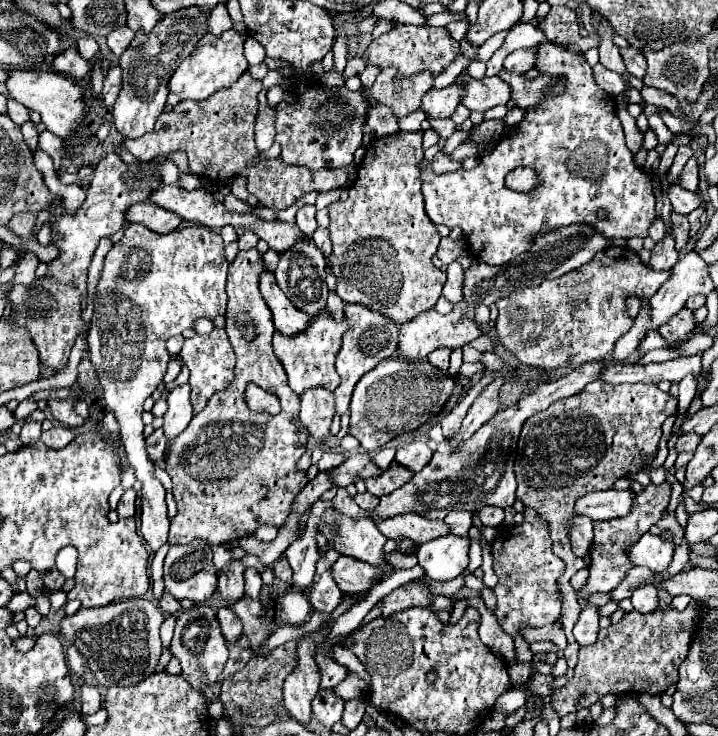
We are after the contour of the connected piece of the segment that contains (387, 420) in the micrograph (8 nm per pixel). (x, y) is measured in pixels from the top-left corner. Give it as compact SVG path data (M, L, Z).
M388 358L364 374L354 388L350 402L350 434L366 452L374 452L402 432L414 430L438 414L454 390L454 380L436 370L426 358L418 362L400 362Z

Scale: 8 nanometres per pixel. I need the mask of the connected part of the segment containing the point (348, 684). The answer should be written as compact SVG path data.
M350 672L346 679L334 687L334 692L344 700L363 698L366 684L357 673Z

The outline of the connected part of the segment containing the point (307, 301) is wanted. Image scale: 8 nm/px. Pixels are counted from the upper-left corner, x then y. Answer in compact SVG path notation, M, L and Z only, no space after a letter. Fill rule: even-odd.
M302 238L300 242L296 242L296 246L292 246L290 250L280 254L280 262L276 266L276 282L282 288L282 292L288 296L288 300L302 312L306 314L316 314L326 306L326 296L328 296L328 288L326 288L326 272L324 272L326 260L322 256L322 252L316 248L316 244L308 238Z

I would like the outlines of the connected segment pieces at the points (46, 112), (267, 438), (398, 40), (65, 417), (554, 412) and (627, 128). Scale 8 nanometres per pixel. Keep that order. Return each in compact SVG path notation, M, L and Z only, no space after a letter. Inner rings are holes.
M12 70L12 72L8 72L8 78L4 84L8 88L8 94L16 102L38 112L42 116L42 122L46 124L46 128L60 138L66 138L82 122L82 116L84 116L82 88L76 82L72 82L70 78L64 78L64 76L48 72L48 70L44 70L44 72L42 70L40 72L38 70Z
M256 248L238 252L236 260L230 264L228 270L228 308L226 308L226 332L232 342L232 348L236 352L236 378L232 384L222 390L220 394L214 394L208 402L208 406L192 418L188 428L172 442L166 456L166 472L172 478L172 494L178 504L178 514L170 522L170 538L168 542L174 544L190 544L192 540L204 540L208 544L226 544L240 540L244 536L252 536L260 524L272 524L280 526L284 518L288 516L288 510L292 508L292 498L302 490L302 486L308 482L306 472L296 468L298 458L304 454L304 446L308 440L306 430L300 426L298 412L300 412L300 400L290 390L284 368L280 366L278 358L272 352L272 334L274 334L274 322L272 312L268 310L264 298L258 290L258 278L264 270L262 256ZM244 326L252 326L256 330L256 336L252 340L246 340L242 330ZM248 382L258 384L264 390L272 390L282 404L280 416L270 414L252 414L244 406L244 386Z
M400 24L396 30L390 30L378 38L374 38L370 42L370 46L366 48L366 52L362 54L362 58L366 60L368 66L378 66L378 68L398 68L396 80L400 82L400 78L408 78L412 74L418 72L432 72L434 76L440 76L456 58L460 56L460 44L450 36L450 32L446 28L432 28L428 24L424 26L412 26L412 24Z
M48 400L48 406L52 412L52 418L56 422L62 422L66 428L76 428L76 426L82 426L86 422L82 416L78 416L74 412L74 402L70 402L70 400L66 400L66 402Z
M590 382L580 394L550 404L544 412L530 416L522 426L514 462L518 480L516 498L548 524L554 544L552 550L566 562L566 570L558 578L558 590L564 600L562 622L568 638L564 658L568 660L568 668L576 668L580 648L572 636L580 606L570 578L580 568L586 568L586 562L572 554L568 538L572 518L576 516L576 500L590 492L608 490L618 478L640 472L644 460L658 450L662 422L676 414L676 406L678 402L654 384L612 386L606 382Z
M620 108L620 110L618 110L618 118L620 118L622 126L624 126L626 146L628 146L628 148L630 148L630 152L636 156L636 154L640 152L640 148L642 148L642 140L644 140L644 136L642 136L642 132L638 130L636 120L628 114L628 110L626 110L626 108Z

